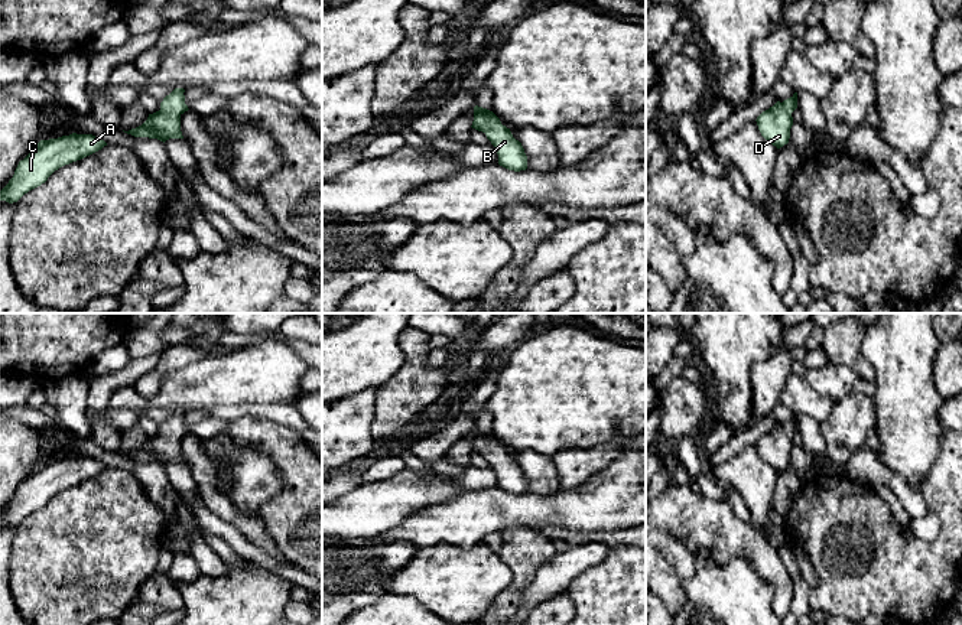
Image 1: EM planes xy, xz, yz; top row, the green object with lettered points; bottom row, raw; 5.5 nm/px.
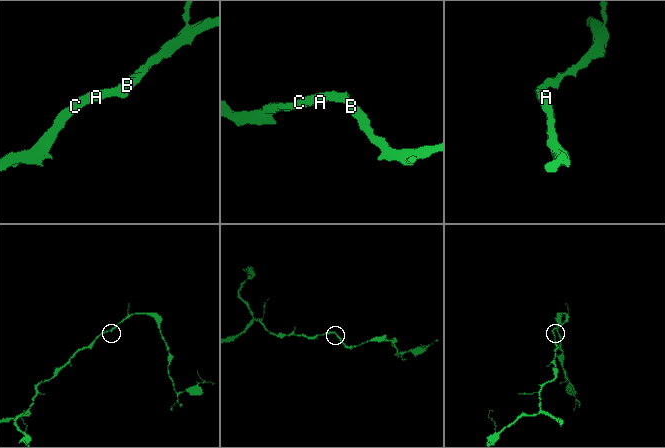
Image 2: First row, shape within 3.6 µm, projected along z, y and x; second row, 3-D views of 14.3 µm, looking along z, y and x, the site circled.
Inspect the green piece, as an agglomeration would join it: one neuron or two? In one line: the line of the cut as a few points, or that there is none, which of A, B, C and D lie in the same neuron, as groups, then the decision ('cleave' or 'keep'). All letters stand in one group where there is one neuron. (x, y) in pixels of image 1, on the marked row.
no cut; A B C D; keep

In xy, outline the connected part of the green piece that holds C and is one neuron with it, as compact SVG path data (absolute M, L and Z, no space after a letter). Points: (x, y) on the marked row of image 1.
M92 134L62 136L40 140L33 150L19 162L13 178L0 191L0 201L17 202L25 193L40 186L59 167L81 160L107 143Z

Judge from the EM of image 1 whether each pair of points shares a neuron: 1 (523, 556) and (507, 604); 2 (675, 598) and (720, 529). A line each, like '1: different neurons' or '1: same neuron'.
1: same neuron
2: different neurons

